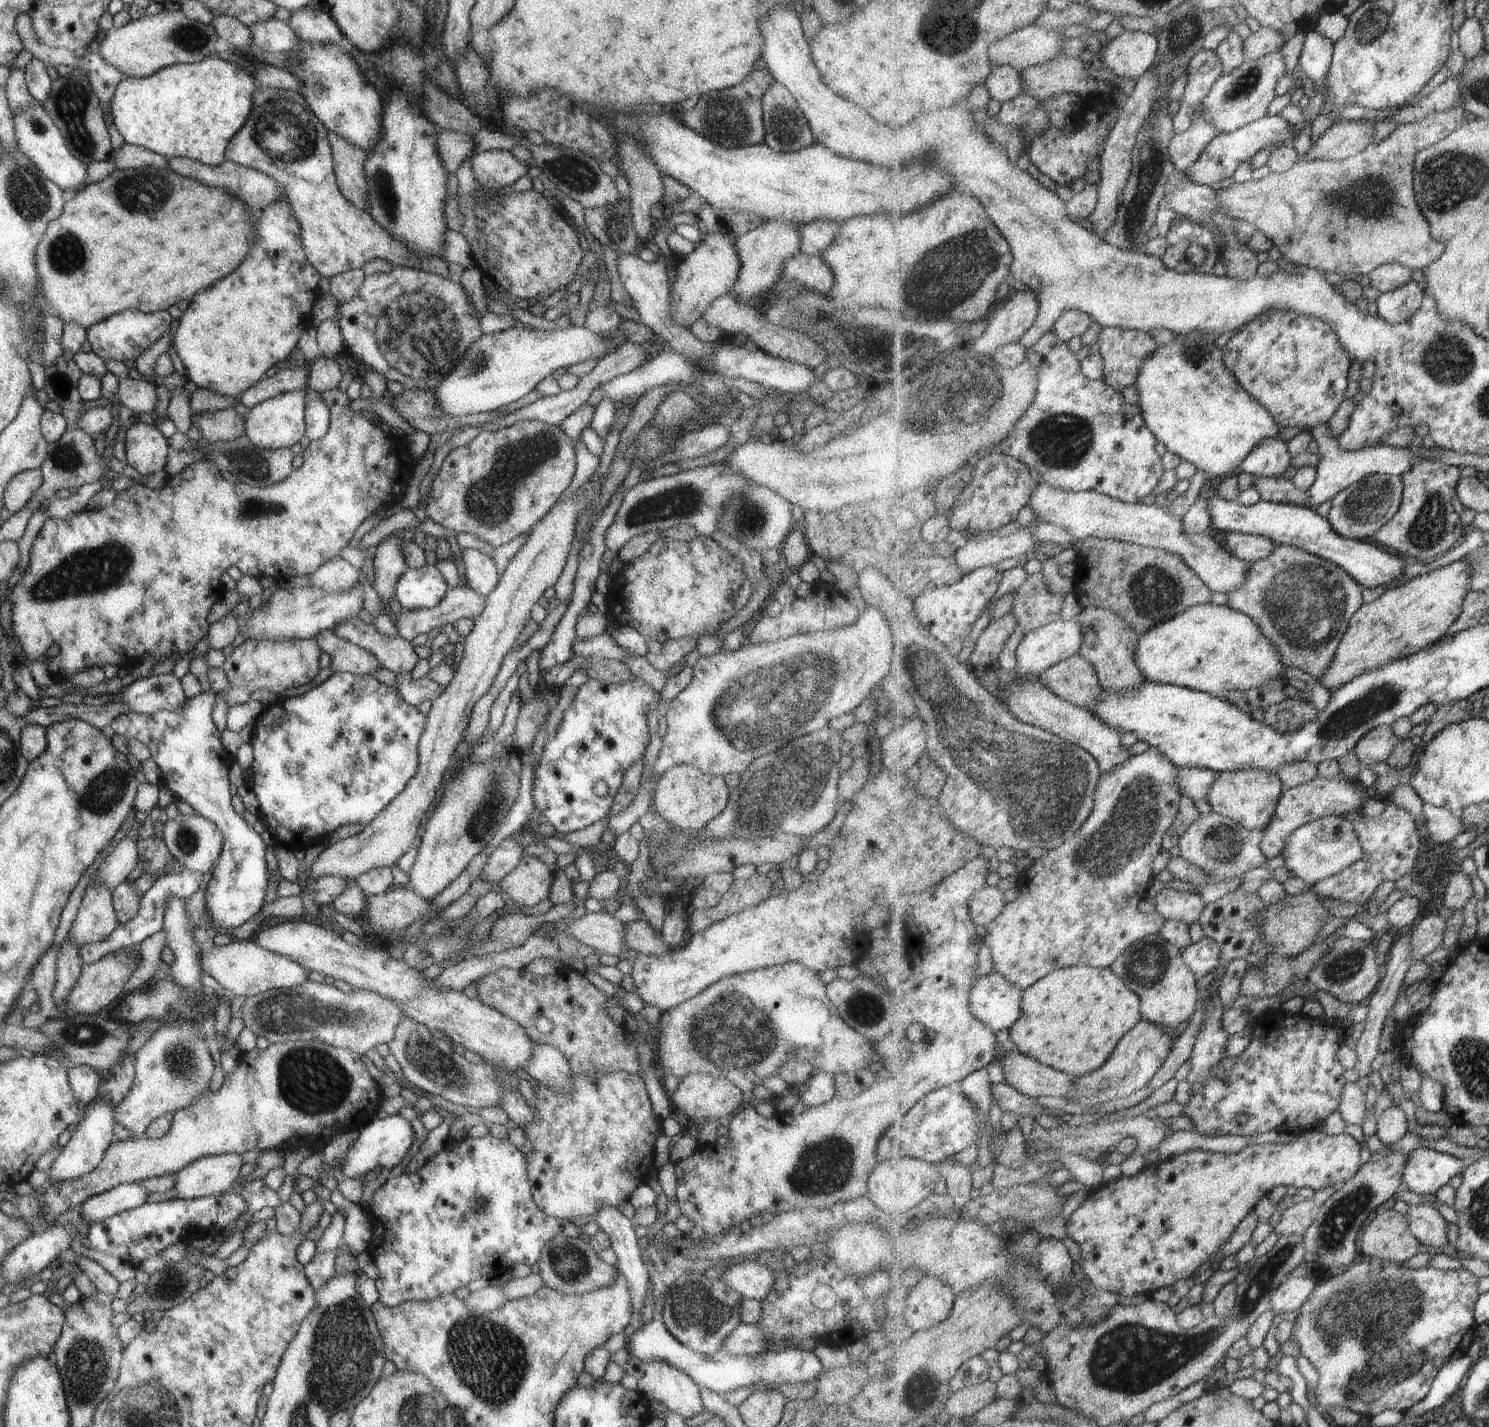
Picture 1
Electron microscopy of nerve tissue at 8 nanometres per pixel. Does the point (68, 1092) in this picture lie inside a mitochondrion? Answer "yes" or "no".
no

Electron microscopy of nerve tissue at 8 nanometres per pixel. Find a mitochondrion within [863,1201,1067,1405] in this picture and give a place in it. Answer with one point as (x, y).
(920, 1386)

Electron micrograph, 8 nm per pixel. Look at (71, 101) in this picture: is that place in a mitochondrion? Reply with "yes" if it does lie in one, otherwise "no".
yes

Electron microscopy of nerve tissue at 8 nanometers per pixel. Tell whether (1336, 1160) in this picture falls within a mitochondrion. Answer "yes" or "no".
no

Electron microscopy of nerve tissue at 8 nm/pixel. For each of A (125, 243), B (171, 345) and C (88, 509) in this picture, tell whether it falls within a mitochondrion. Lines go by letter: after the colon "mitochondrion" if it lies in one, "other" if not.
A: other
B: other
C: other

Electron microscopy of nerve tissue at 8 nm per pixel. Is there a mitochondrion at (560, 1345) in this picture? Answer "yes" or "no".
no

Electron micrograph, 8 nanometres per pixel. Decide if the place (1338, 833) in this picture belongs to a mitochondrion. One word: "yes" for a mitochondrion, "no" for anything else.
yes

